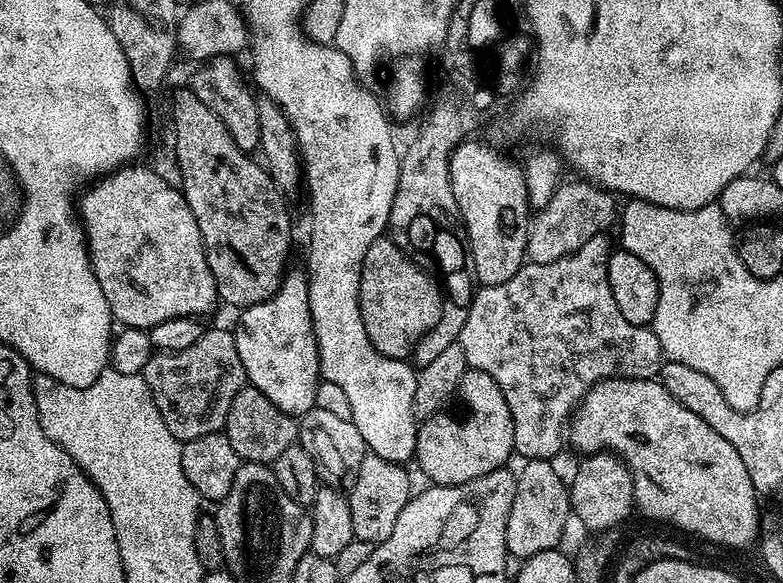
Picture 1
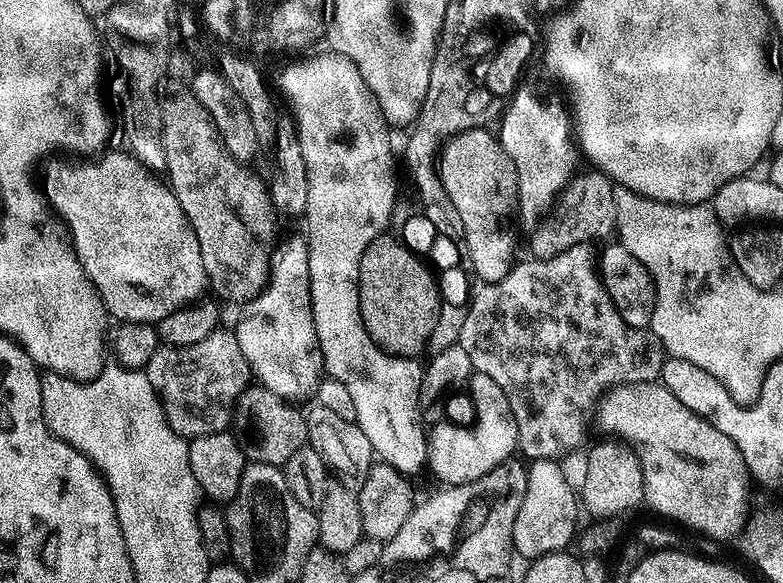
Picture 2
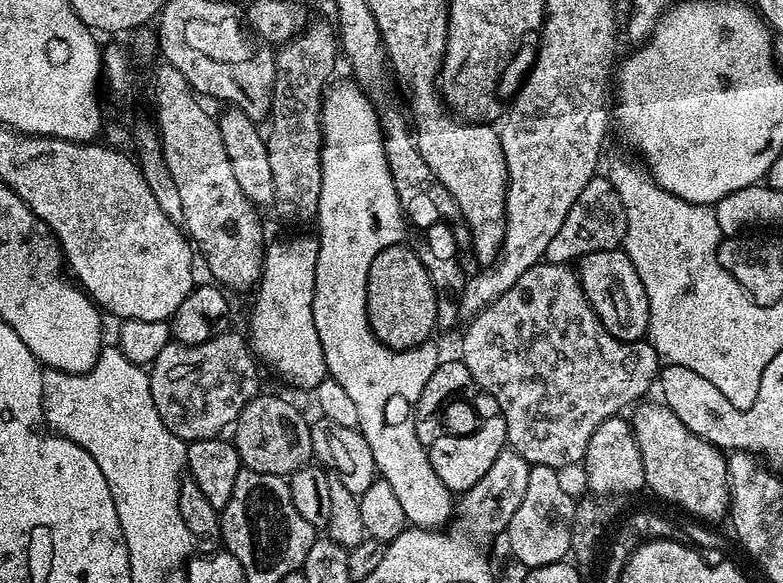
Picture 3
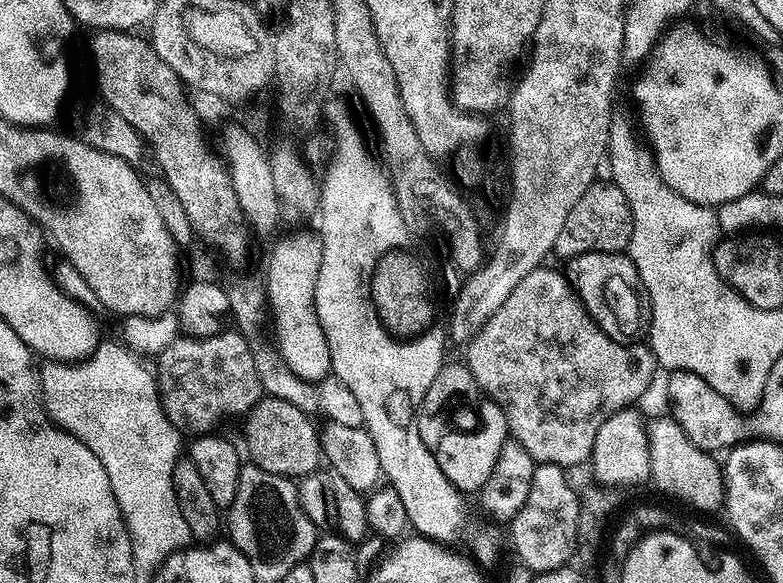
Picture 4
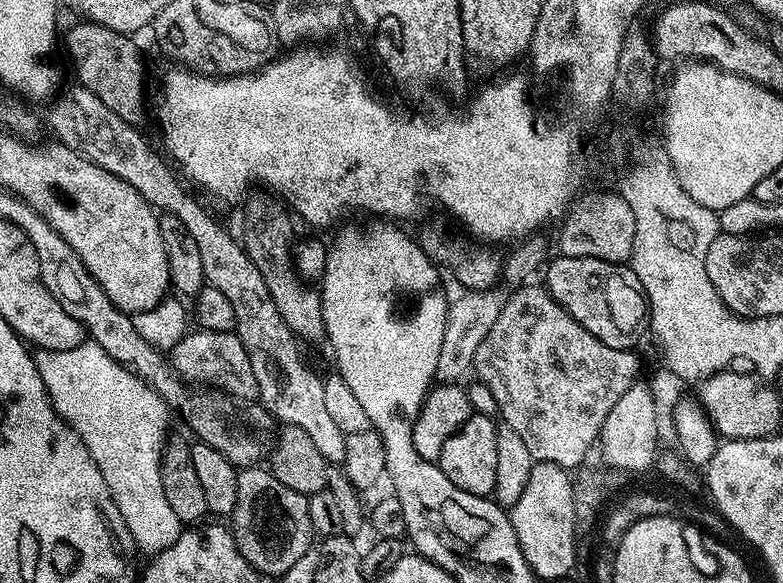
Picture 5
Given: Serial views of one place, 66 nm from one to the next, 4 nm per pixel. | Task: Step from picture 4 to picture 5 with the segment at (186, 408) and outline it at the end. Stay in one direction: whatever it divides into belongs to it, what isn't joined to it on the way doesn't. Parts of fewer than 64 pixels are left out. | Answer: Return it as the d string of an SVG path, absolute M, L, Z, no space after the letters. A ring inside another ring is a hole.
M189 331L170 350L170 363L176 375L185 382L209 384L212 390L219 390L240 402L252 402L259 397L258 382L250 367L246 346L231 332Z

